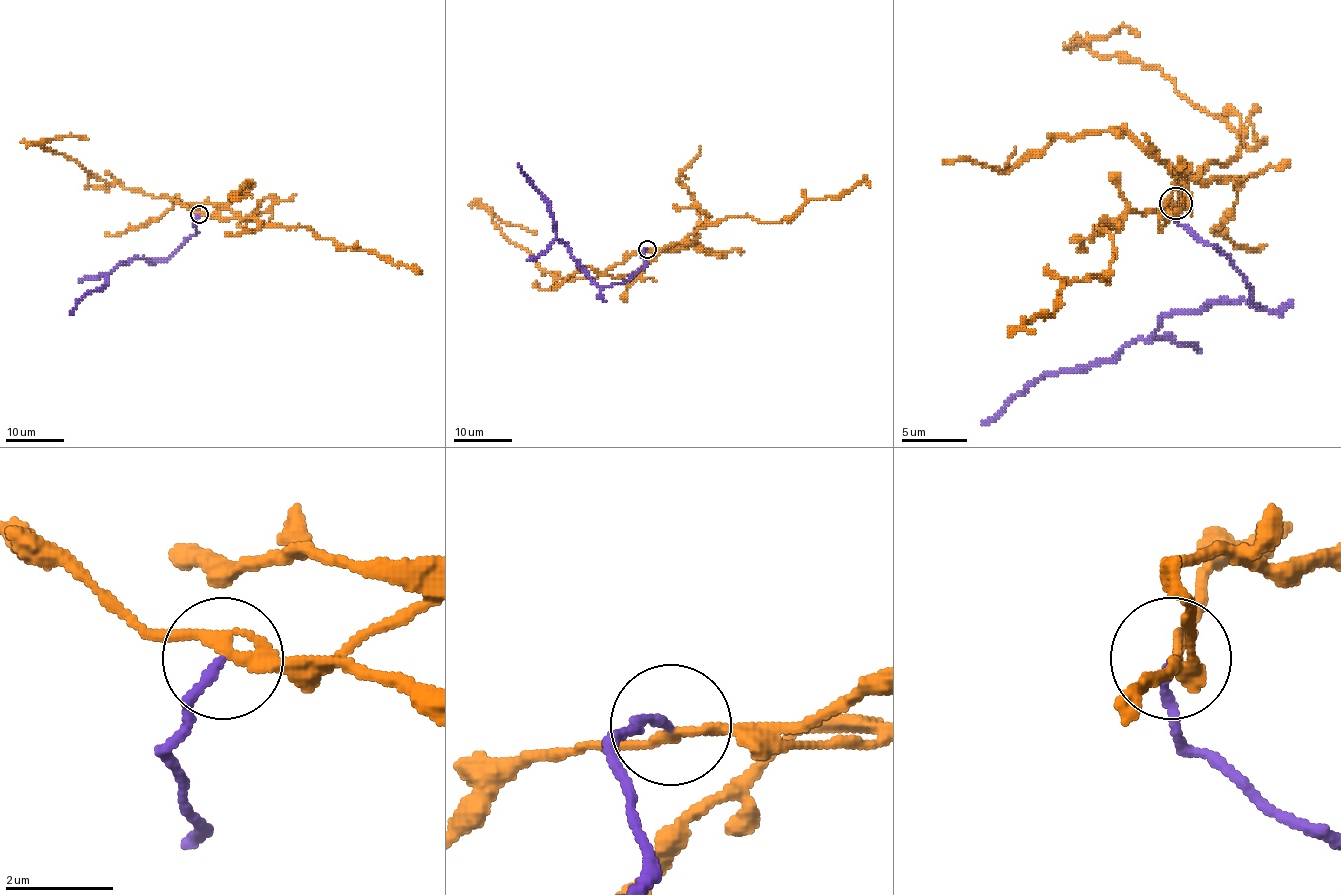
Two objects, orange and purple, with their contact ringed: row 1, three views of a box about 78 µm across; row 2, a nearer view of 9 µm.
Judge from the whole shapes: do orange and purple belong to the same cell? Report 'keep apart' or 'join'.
keep apart

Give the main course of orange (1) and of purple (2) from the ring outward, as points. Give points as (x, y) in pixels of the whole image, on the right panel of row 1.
1: (1178, 202), (1204, 166), (1237, 157), (1240, 134), (1158, 68), (1090, 49), (1119, 26), (1139, 36)
2: (1175, 202), (1181, 225), (1246, 281), (1260, 307), (1214, 300), (1171, 310), (1109, 359), (1044, 372), (982, 424)

